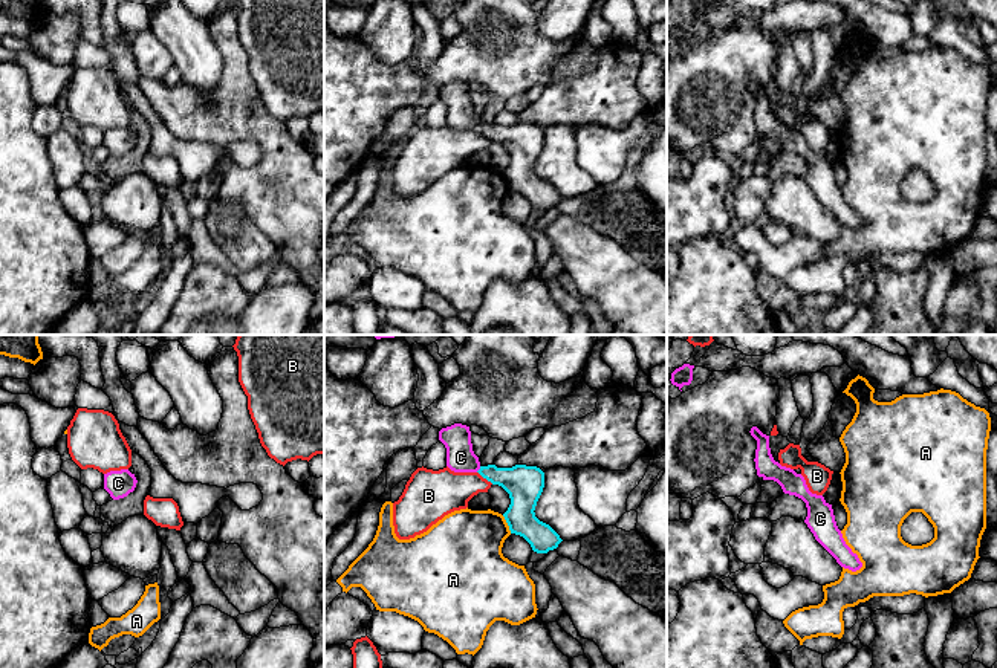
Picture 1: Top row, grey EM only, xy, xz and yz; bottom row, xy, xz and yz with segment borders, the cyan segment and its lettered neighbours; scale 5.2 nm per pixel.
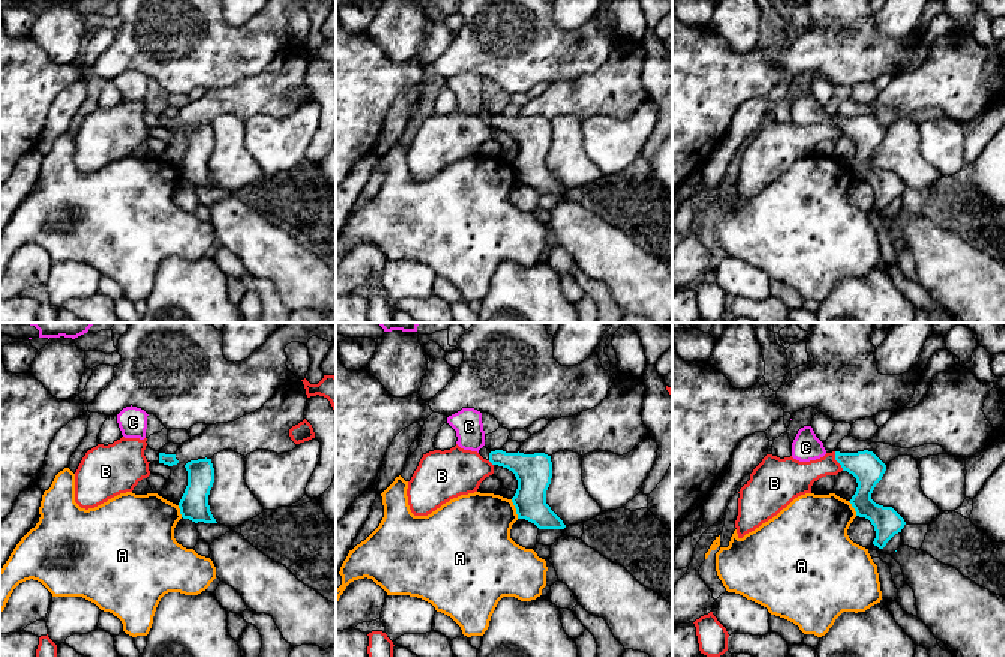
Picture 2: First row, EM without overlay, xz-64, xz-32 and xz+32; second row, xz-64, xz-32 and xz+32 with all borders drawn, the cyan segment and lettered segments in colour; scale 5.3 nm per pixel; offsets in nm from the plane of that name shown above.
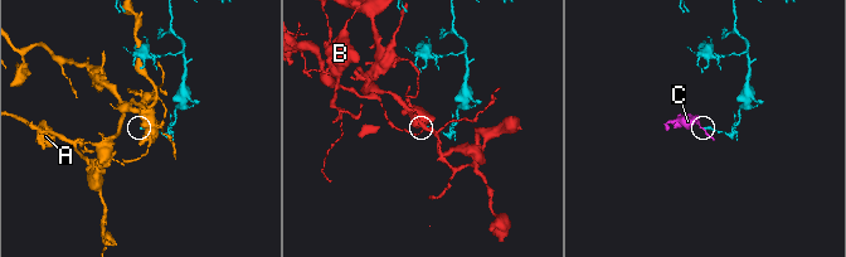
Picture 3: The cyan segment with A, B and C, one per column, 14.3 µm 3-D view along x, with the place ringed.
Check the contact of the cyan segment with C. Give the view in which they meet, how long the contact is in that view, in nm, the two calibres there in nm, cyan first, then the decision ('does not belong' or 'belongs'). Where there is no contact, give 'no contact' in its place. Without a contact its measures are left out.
contact in xz; length 40 nm; calibres 190 and 150 nm; belongs

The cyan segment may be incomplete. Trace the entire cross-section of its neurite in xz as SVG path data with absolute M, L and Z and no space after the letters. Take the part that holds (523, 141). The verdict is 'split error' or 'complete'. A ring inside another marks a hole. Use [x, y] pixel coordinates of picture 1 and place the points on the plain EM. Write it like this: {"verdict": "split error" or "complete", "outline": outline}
{"verdict": "split error", "outline": "M454 81L439 89L447 105L447 124L454 130L479 130L492 142L502 144L511 156L503 171L511 191L523 194L537 211L547 211L563 199L546 180L535 174L535 164L544 145L544 130L537 124L482 124L473 109L469 84Z"}

